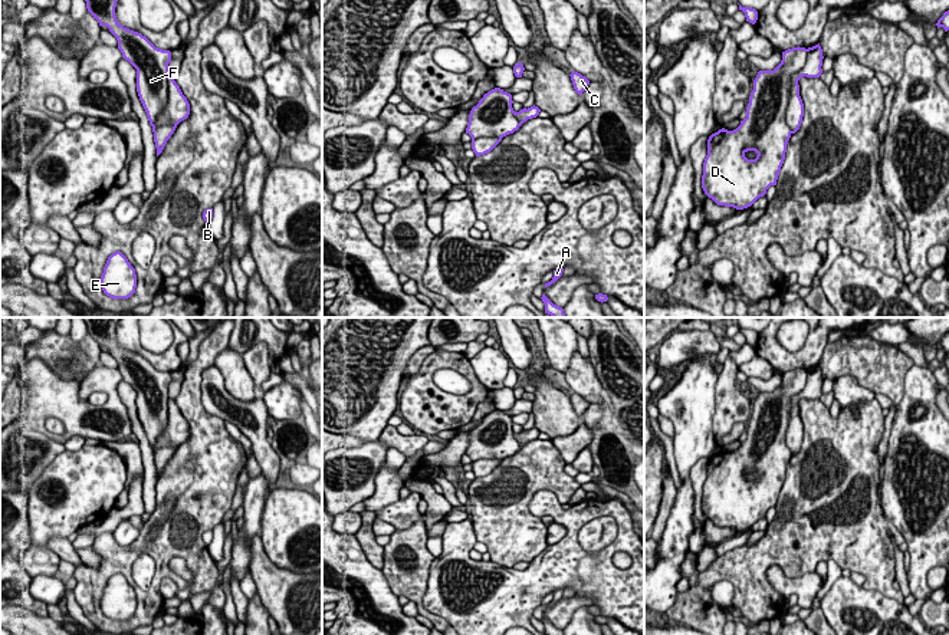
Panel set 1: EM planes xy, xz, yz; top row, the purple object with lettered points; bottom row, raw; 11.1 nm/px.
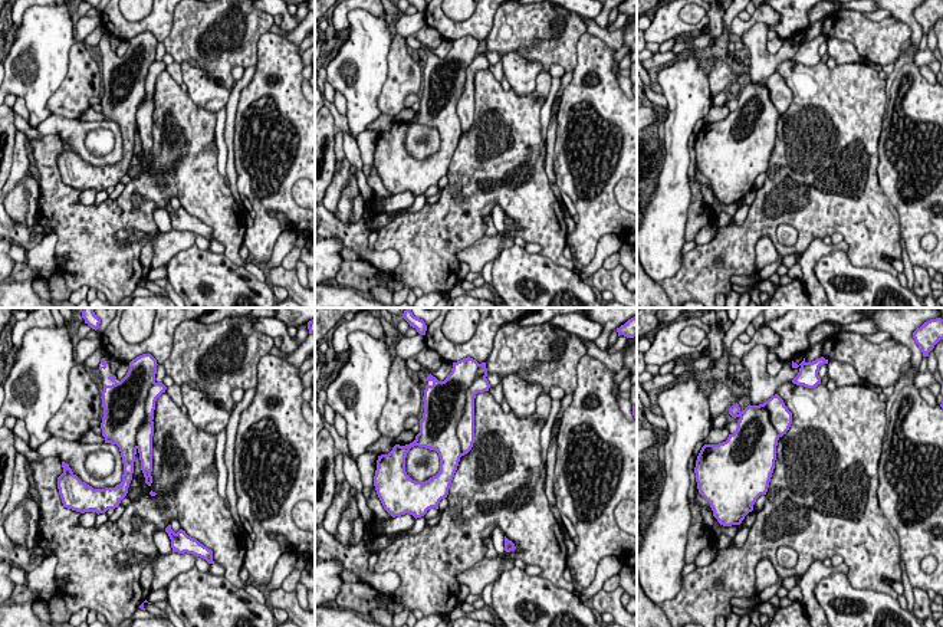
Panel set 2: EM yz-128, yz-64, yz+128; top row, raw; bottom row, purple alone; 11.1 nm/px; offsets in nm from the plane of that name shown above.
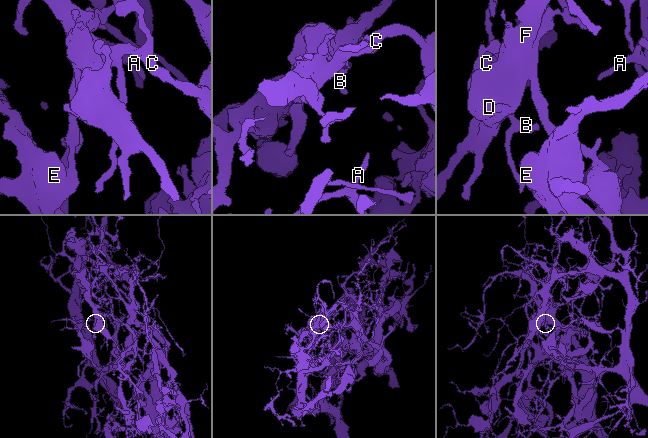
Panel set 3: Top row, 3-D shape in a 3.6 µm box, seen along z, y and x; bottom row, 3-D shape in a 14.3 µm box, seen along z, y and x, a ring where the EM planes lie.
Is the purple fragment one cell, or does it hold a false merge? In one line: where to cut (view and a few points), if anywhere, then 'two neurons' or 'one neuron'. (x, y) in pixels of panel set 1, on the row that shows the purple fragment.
cut yz (807, 49), (805, 63), (791, 76), (785, 112), (790, 132); two neurons

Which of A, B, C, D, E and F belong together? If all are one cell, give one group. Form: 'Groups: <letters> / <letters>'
Groups: A B C / D E F

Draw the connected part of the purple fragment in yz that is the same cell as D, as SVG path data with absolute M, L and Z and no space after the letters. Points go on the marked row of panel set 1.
M798 46L782 52L782 60L774 70L758 72L746 106L746 118L741 121L741 125L733 131L722 128L709 136L702 188L718 205L748 208L759 197L764 197L771 185L776 185L791 138L791 129L785 119L791 76L799 72L805 62L805 47Z

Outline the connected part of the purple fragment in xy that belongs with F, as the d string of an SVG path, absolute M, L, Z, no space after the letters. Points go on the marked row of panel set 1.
M85 0L88 11L106 26L118 40L122 57L137 69L137 92L154 132L157 157L177 125L157 125L157 116L168 102L168 63L171 52L155 47L145 36L118 23L115 7L118 0Z

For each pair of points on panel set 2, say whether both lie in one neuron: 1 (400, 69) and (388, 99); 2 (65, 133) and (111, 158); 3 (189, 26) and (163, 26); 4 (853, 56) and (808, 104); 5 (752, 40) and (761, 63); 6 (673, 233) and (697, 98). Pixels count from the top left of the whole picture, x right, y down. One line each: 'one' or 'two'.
1: one
2: one
3: two
4: two
5: one
6: one

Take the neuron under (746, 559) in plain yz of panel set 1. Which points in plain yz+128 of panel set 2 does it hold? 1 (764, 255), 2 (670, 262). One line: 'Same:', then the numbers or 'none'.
Same: none

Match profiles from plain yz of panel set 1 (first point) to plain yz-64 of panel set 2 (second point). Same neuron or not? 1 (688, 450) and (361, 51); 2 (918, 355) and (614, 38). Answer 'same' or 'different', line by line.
1: same
2: same

